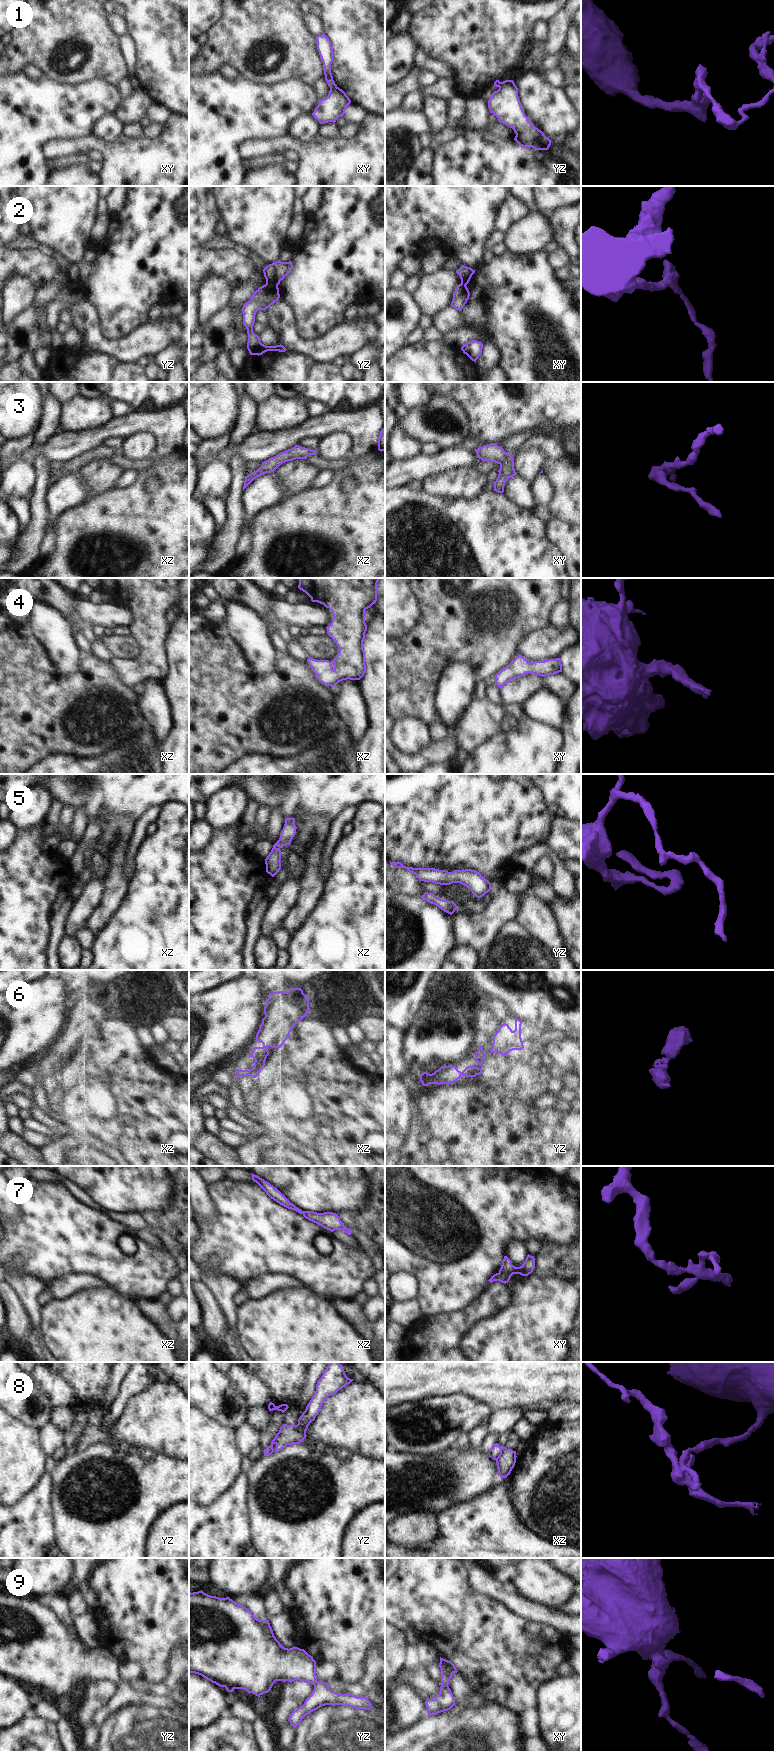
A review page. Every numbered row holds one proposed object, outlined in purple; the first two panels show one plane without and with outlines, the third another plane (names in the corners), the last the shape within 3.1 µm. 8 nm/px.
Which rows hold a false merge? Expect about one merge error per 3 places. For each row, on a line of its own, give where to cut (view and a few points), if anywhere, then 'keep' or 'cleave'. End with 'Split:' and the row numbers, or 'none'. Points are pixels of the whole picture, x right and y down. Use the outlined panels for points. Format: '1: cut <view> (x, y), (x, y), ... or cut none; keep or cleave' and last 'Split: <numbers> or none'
1: cut xy (334, 82), (330, 87); cleave
2: cut yz (266, 283), (277, 286); cleave
3: cut none; keep
4: cut none; keep
5: cut none; keep
6: cut none; keep
7: cut none; keep
8: cut xz (505, 1447), (500, 1453); cleave
9: cut none; keep
Split: 1, 2, 8

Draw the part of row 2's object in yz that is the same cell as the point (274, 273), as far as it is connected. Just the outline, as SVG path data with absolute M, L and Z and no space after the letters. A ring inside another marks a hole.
M276 261L272 264L267 265L263 269L264 277L266 279L266 284L275 287L280 284L280 281L287 276L293 268L292 262L281 262Z

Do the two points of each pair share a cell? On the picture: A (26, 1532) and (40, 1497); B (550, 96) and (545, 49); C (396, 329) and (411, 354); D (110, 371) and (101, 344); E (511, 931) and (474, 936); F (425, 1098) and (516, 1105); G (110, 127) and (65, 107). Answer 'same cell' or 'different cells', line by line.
A: same cell
B: different cells
C: different cells
D: different cells
E: different cells
F: same cell
G: different cells

